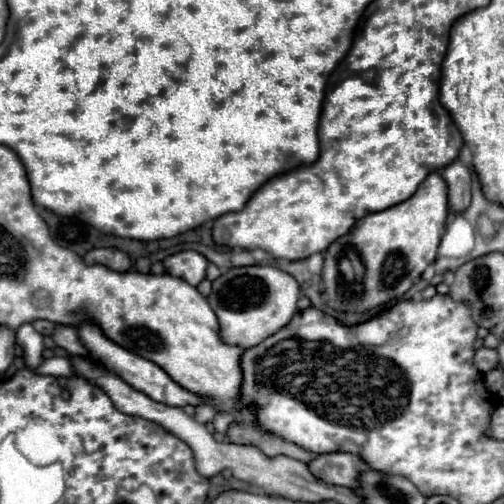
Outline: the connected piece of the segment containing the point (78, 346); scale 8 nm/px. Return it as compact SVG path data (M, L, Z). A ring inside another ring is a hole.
M57 324L55 326L55 332L53 332L53 340L57 346L65 348L69 354L73 356L87 356L87 350L83 348L83 344L79 342L79 336L77 336L77 330L75 326L63 326L63 324Z

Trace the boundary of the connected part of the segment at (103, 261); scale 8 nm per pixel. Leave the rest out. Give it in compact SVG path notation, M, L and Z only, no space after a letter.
M95 248L95 250L87 252L83 260L87 264L101 264L101 266L107 266L117 272L127 272L131 268L129 256L117 248Z

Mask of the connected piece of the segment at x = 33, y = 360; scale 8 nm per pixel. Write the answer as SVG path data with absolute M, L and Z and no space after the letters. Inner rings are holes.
M23 324L17 328L17 344L23 348L25 352L25 364L29 368L39 366L41 352L43 352L43 336L31 326L31 324Z

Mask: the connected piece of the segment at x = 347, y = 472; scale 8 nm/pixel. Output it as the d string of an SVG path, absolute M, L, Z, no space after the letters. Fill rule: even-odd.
M349 452L321 454L307 466L317 478L325 480L327 484L337 484L347 488L353 488L353 478L357 478L357 470L365 470L361 468L365 466L363 458L357 458L355 454Z

